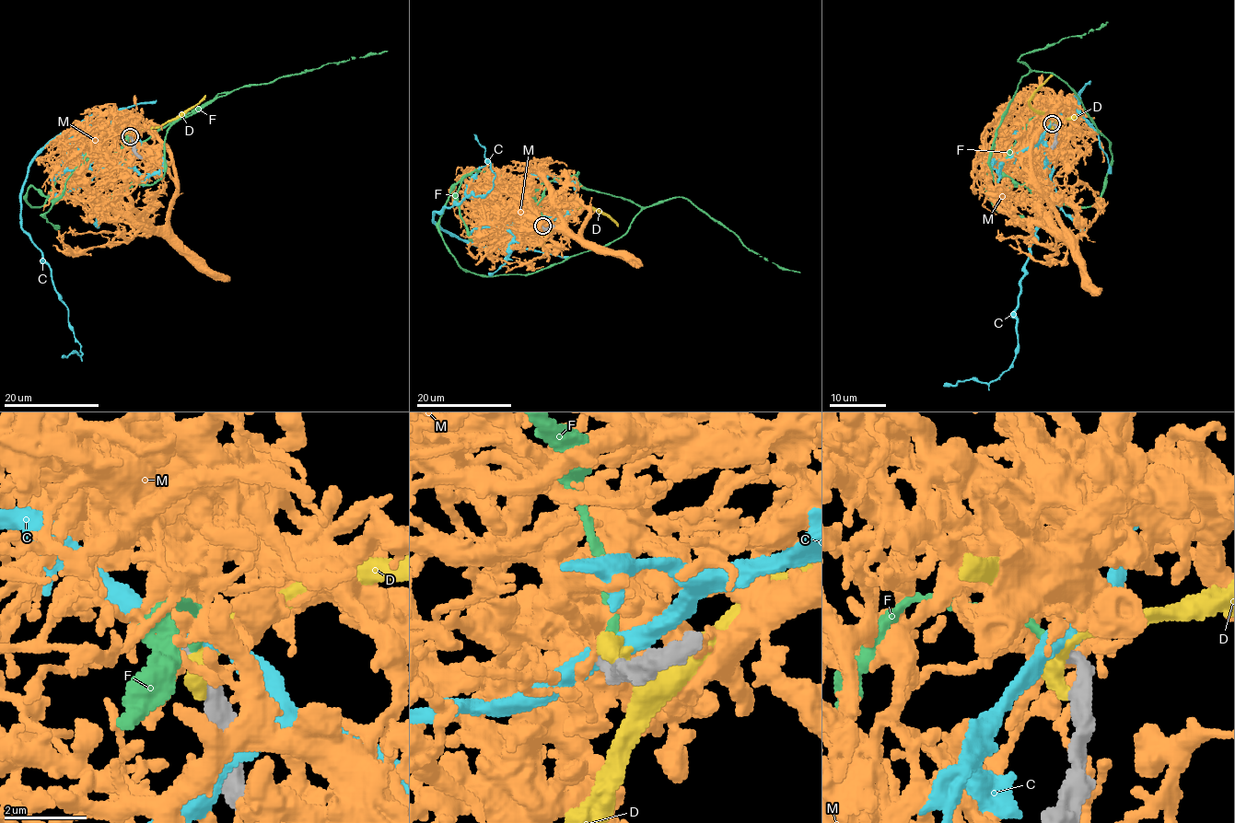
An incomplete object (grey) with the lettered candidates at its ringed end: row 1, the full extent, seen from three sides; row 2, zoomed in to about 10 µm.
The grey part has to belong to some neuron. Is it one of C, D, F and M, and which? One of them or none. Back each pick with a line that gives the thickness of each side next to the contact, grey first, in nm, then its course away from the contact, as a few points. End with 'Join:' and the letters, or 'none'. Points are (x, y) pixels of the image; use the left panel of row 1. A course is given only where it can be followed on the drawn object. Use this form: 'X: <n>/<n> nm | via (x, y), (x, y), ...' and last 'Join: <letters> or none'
F: 320/200 nm | via (130, 136), (123, 164), (154, 184), (167, 131), (228, 93), (70, 168), (40, 206), (31, 187), (60, 228)
Join: F

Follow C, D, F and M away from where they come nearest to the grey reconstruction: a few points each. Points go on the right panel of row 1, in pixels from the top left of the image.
C: (1053, 123), (1076, 97), (1074, 120), (1036, 211), (1012, 365), (988, 383), (971, 379), (943, 386)
D: (1053, 125), (1055, 120), (1039, 114), (1029, 101), (1052, 75)
F: (1052, 123), (994, 180), (1001, 117), (1049, 72), (1108, 139), (1098, 200), (1029, 183), (994, 202), (1070, 232)
M: (1054, 125), (1052, 110), (1050, 156), (1036, 187), (1055, 252), (1046, 261), (1031, 259), (1012, 235)

